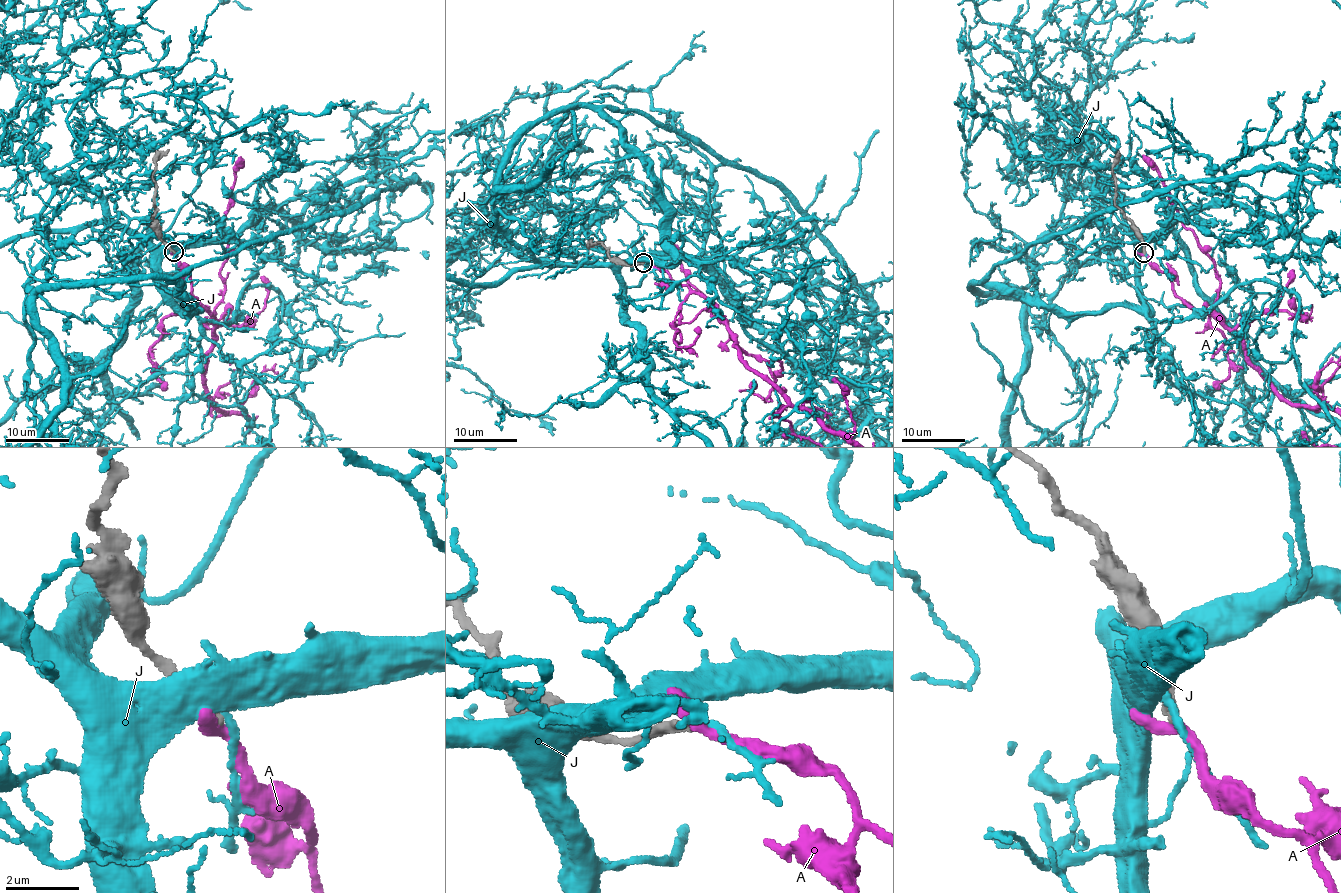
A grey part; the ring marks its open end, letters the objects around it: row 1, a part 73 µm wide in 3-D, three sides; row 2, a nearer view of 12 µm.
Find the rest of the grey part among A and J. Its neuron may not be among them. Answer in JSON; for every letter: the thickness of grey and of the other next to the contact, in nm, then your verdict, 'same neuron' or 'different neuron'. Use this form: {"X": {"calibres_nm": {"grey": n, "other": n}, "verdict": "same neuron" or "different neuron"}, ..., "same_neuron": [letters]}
{"A": {"calibres_nm": {"grey": 260, "other": 460}, "verdict": "different neuron"}, "J": {"calibres_nm": {"grey": 280, "other": 260}, "verdict": "different neuron"}, "same_neuron": []}

